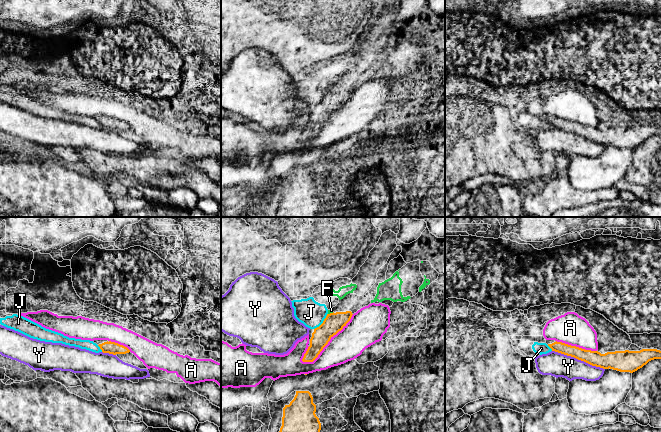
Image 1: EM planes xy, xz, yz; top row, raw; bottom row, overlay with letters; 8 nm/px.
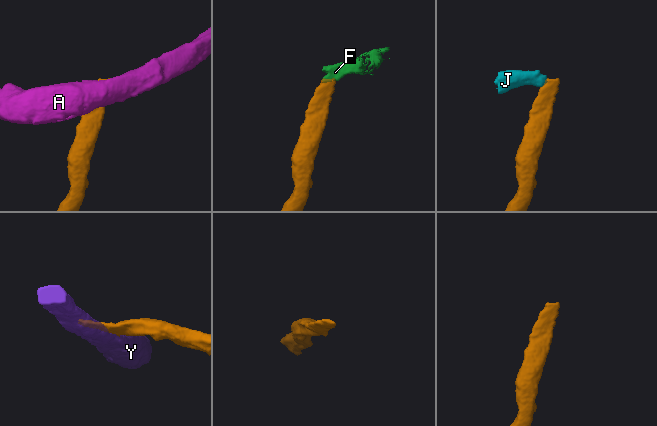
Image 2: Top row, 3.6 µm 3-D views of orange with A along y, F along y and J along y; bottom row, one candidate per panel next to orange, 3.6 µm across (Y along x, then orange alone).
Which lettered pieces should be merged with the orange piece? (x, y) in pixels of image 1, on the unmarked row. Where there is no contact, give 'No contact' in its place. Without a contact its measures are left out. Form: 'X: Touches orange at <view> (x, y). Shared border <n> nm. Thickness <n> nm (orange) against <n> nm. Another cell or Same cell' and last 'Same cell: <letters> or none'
A: Touches orange at xz (327, 119). Shared border 550 nm. Thickness 160 nm (orange) against 260 nm. Another cell
F: Touches orange at xz (330, 89). Shared border 50 nm. Thickness 160 nm (orange) against 30 nm. Another cell
J: Touches orange at xz (323, 98). Shared border 170 nm. Thickness 160 nm (orange) against 200 nm. Another cell
Y: Touches orange at yz (578, 135). Shared border 460 nm. Thickness 130 nm (orange) against 190 nm. Another cell
Same cell: none

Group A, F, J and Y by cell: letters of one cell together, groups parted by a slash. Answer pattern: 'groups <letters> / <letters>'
groups A / F J / Y

